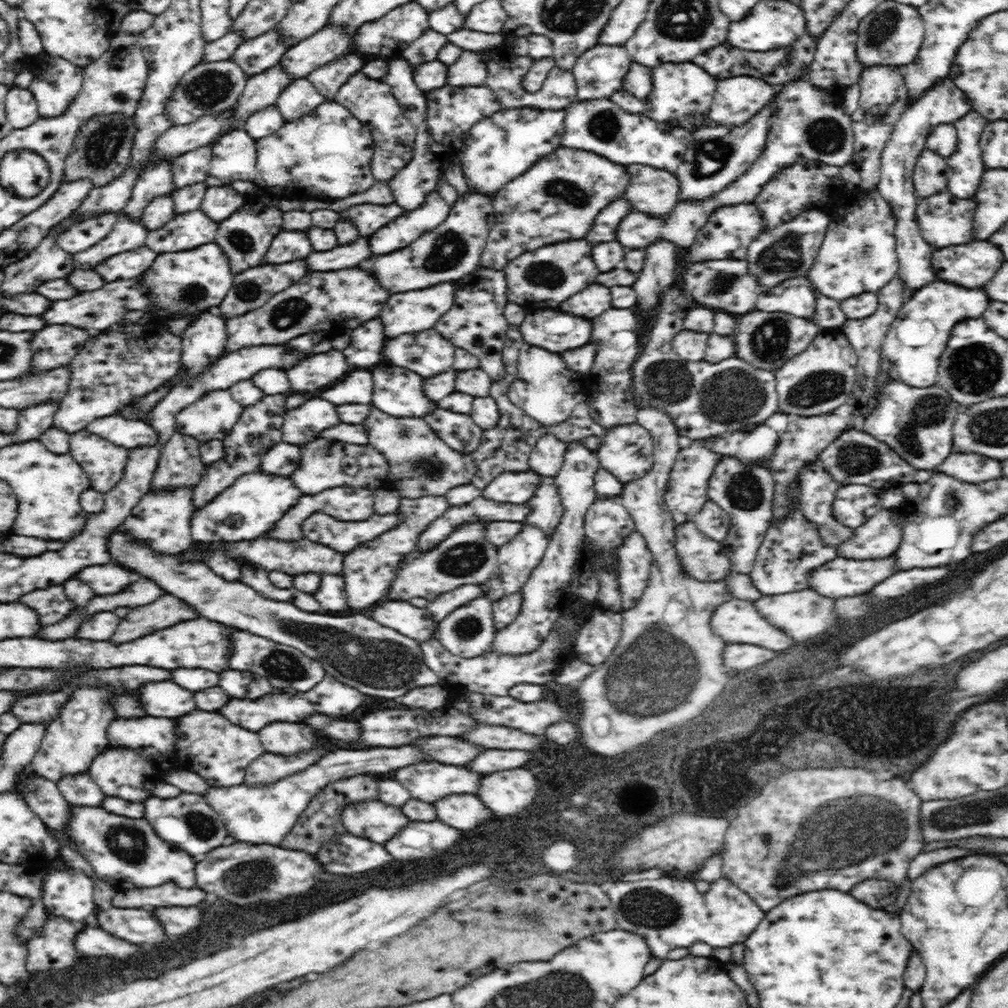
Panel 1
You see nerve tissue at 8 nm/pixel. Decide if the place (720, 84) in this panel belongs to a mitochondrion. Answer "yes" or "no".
no

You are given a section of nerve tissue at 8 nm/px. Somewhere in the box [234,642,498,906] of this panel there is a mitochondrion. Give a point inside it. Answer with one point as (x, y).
(281, 665)

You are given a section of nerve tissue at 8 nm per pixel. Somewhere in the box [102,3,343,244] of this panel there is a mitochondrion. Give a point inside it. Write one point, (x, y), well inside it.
(215, 86)

